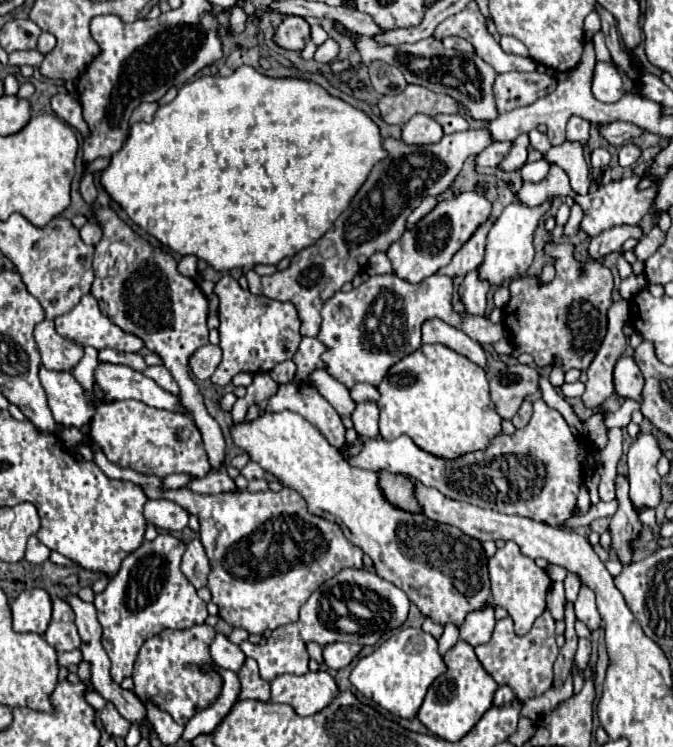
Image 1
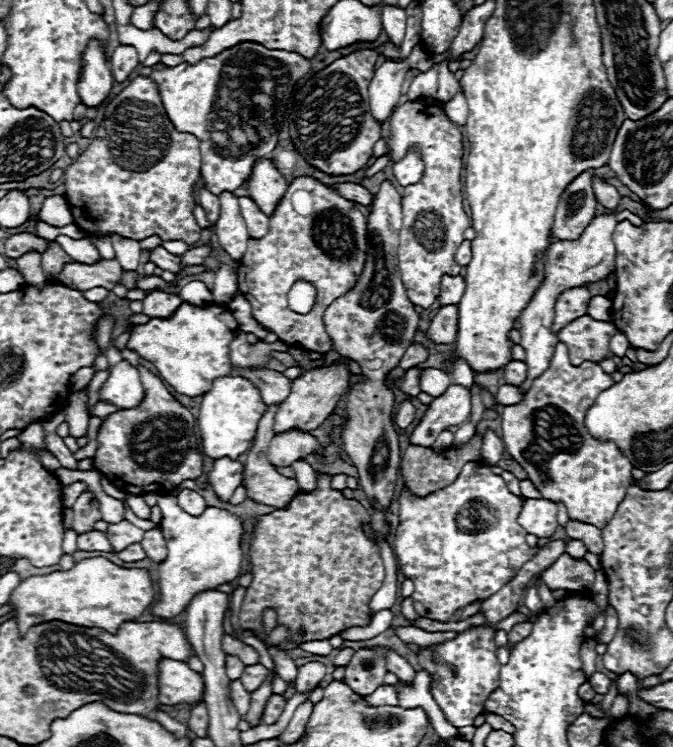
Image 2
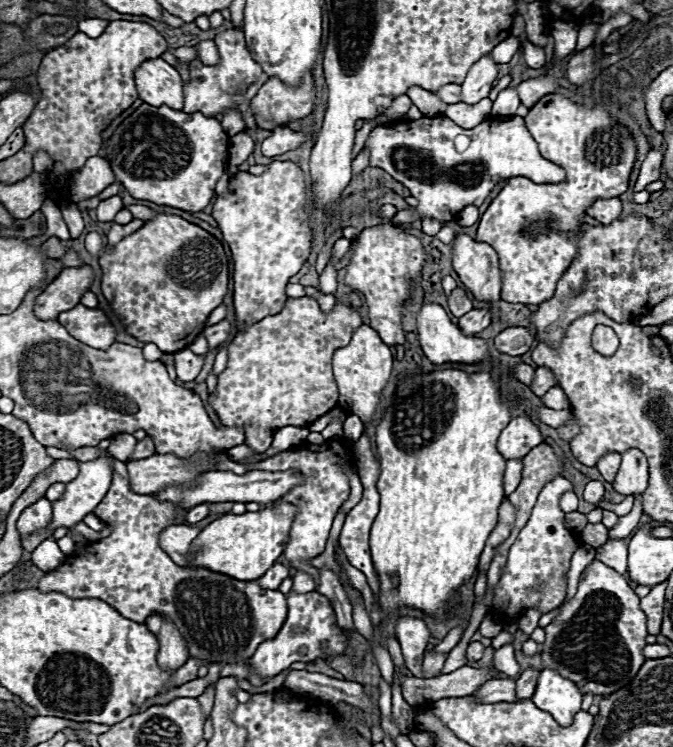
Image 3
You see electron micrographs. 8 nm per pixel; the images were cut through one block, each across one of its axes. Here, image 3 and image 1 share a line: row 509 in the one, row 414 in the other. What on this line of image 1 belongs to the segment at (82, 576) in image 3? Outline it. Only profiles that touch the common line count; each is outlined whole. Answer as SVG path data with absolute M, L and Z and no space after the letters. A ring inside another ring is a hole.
M118 400L116 404L100 402L90 422L90 434L104 450L106 458L122 468L132 468L142 474L168 476L188 472L204 478L210 472L200 430L188 414L148 408L136 400Z

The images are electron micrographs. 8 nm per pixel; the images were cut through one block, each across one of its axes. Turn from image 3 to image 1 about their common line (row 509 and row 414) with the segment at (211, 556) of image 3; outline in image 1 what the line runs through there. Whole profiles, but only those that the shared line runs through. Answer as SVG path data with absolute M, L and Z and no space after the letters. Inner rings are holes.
M294 412L262 414L258 420L250 424L246 422L234 424L232 438L236 446L240 446L250 454L250 460L258 462L266 472L274 474L284 486L302 494L308 504L308 512L338 524L344 536L374 560L376 574L402 588L410 598L410 602L416 604L418 610L432 622L442 626L456 624L456 628L460 628L468 612L476 612L484 608L484 604L488 604L490 598L488 556L482 544L478 540L472 540L470 536L464 536L464 532L460 532L458 528L434 522L424 514L412 514L404 512L402 508L396 508L392 502L388 502L384 492L380 492L376 472L350 466L342 458L342 454L334 446L330 446L328 440L302 416Z

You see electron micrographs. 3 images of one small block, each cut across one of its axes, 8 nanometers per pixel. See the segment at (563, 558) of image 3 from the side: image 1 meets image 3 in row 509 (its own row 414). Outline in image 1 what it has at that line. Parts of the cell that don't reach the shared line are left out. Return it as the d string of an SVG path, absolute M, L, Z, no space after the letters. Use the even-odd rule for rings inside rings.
M542 398L534 402L534 416L526 428L516 430L512 436L500 434L484 452L470 452L456 460L436 458L420 450L408 436L390 442L384 438L364 440L362 450L356 456L346 454L348 446L338 450L352 466L372 472L386 470L392 474L408 474L424 486L440 490L448 498L502 514L526 516L550 526L562 526L562 522L572 516L578 496L578 476L586 466L588 454L582 442L572 436L560 412L550 408Z

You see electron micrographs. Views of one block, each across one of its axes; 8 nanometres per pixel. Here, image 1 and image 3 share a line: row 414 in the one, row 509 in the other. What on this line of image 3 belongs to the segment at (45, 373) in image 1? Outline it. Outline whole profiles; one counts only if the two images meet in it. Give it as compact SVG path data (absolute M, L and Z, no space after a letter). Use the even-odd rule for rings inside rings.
M96 458L88 462L80 462L80 476L66 484L66 492L62 500L54 502L52 528L72 528L82 522L86 514L90 514L96 504L106 496L106 490L112 482L112 460Z

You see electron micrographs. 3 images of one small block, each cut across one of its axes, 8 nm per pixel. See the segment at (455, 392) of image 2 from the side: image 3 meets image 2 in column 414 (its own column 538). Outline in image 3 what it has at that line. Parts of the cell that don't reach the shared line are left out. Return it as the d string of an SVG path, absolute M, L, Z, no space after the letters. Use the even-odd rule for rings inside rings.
M524 412L510 420L510 424L502 430L498 438L498 450L506 460L510 458L524 458L532 448L544 442L542 432L538 426L530 420L530 416Z

